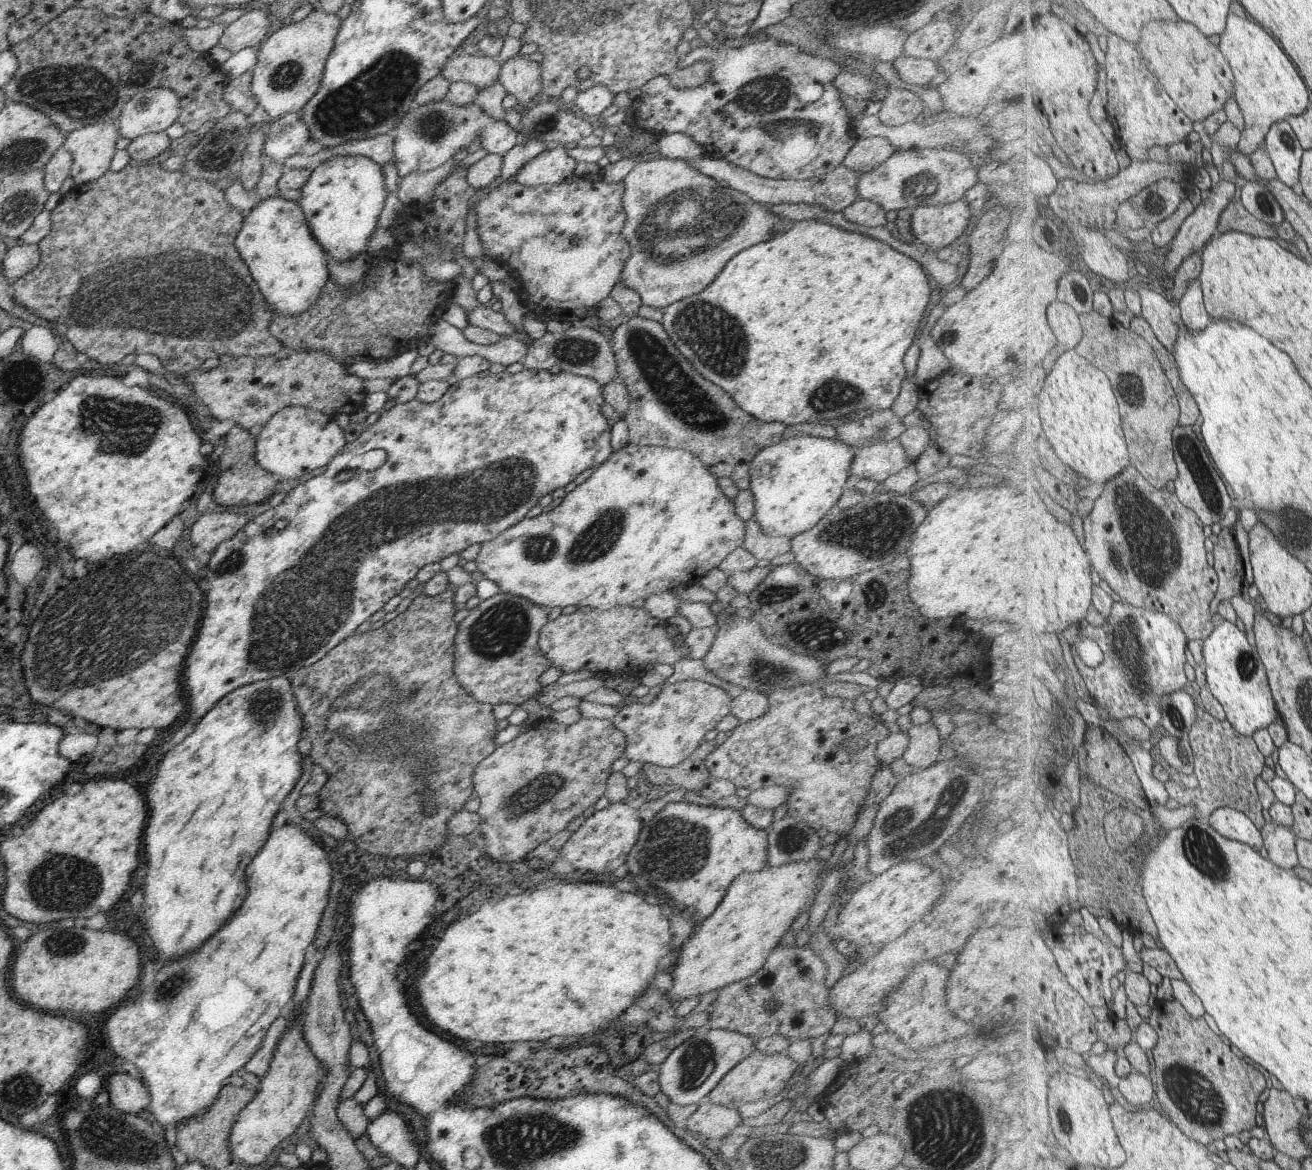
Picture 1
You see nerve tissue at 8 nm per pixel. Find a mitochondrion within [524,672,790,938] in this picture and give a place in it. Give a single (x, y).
(674, 854)

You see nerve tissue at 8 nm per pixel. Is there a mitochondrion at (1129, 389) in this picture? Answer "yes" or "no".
no

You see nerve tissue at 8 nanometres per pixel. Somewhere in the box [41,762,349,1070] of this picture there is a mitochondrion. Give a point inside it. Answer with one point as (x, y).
(166, 991)

